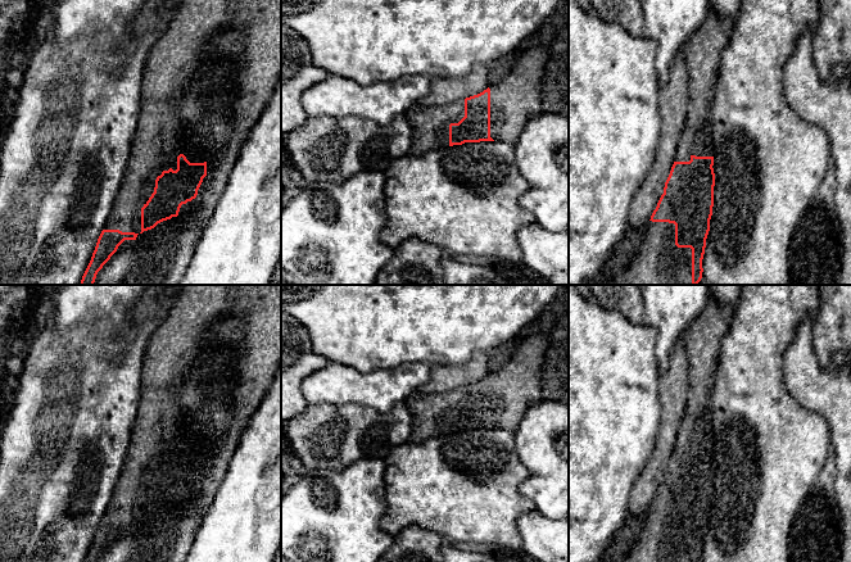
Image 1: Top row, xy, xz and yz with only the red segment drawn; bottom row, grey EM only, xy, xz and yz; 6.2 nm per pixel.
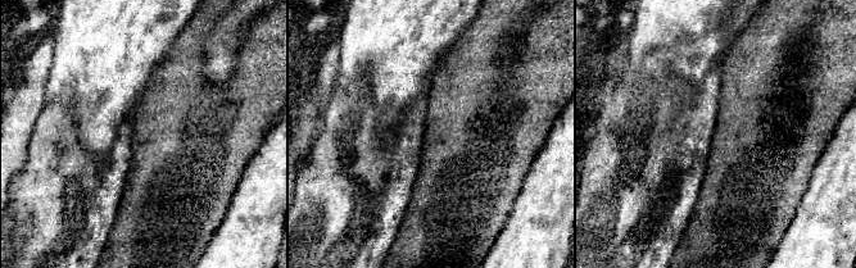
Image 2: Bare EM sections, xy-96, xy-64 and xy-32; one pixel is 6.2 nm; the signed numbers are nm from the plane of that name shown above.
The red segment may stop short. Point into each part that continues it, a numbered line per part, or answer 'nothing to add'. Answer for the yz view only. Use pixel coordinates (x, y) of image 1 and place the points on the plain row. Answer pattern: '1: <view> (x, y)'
1: yz (659, 542)

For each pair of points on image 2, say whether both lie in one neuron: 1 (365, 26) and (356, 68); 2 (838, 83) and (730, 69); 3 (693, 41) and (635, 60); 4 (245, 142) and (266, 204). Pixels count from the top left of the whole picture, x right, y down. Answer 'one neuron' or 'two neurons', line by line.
1: one neuron
2: one neuron
3: one neuron
4: two neurons

